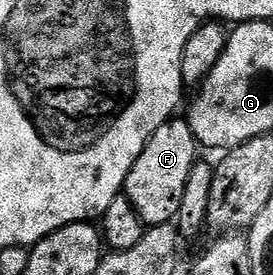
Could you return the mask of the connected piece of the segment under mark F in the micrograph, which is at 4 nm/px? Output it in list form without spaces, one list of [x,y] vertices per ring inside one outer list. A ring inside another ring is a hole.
[[[176,116],[153,132],[141,156],[137,156],[133,168],[129,168],[129,176],[123,185],[129,204],[137,208],[137,216],[141,216],[144,226],[148,228],[166,226],[176,221],[189,174],[197,161],[197,143],[191,131],[191,123],[184,119],[182,122],[181,118]]]

